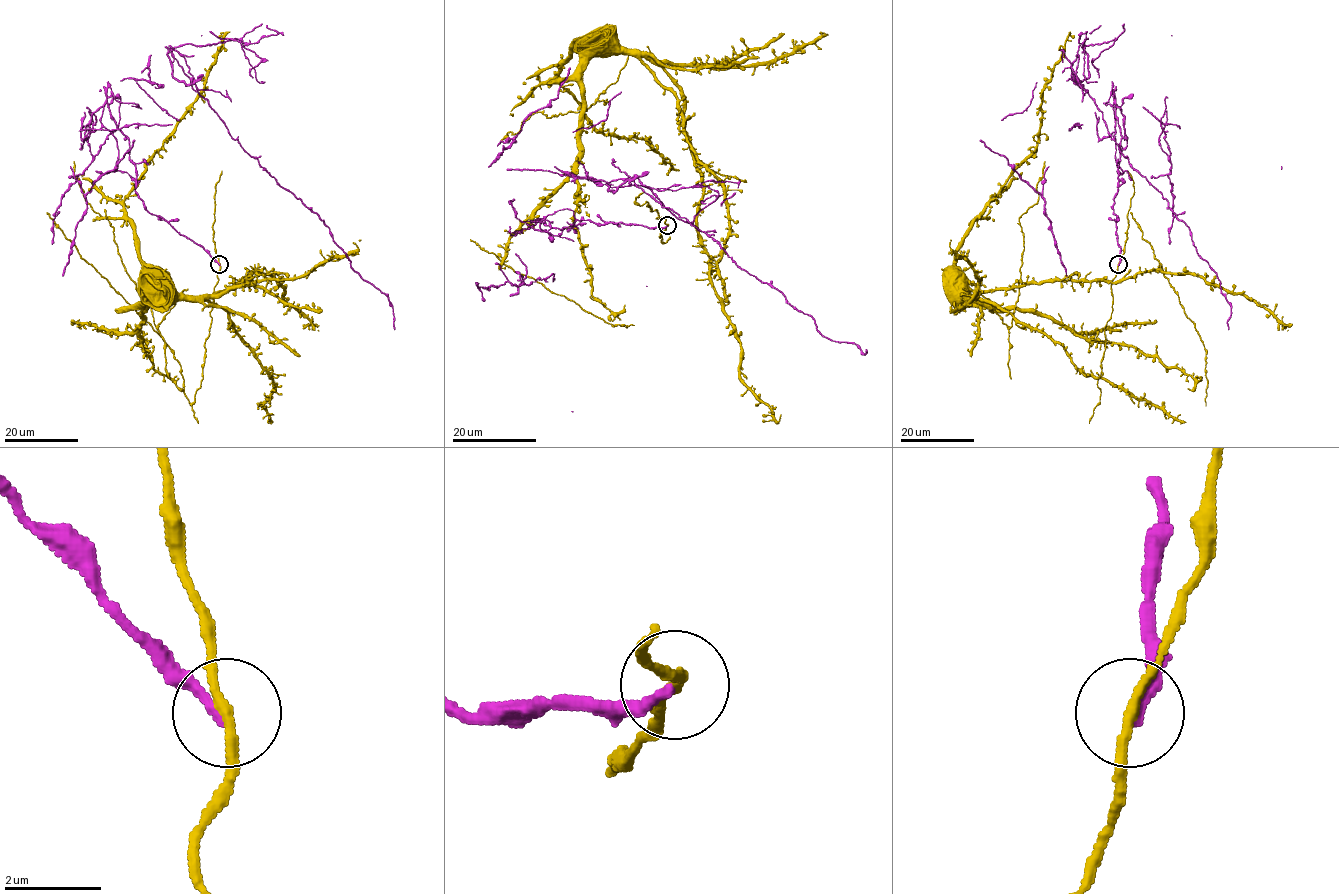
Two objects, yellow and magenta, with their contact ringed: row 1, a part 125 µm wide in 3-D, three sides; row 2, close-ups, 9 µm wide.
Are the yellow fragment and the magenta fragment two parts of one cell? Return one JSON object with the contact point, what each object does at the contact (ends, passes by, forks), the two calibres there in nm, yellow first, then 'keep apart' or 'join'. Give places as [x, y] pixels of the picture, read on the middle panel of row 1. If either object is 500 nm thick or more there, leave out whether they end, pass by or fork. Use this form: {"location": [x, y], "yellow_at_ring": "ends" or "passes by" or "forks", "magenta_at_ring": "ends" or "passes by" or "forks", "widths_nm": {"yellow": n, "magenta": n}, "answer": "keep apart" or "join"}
{"location": [667, 225], "yellow_at_ring": "passes by", "magenta_at_ring": "ends", "widths_nm": {"yellow": 200, "magenta": 220}, "answer": "keep apart"}

